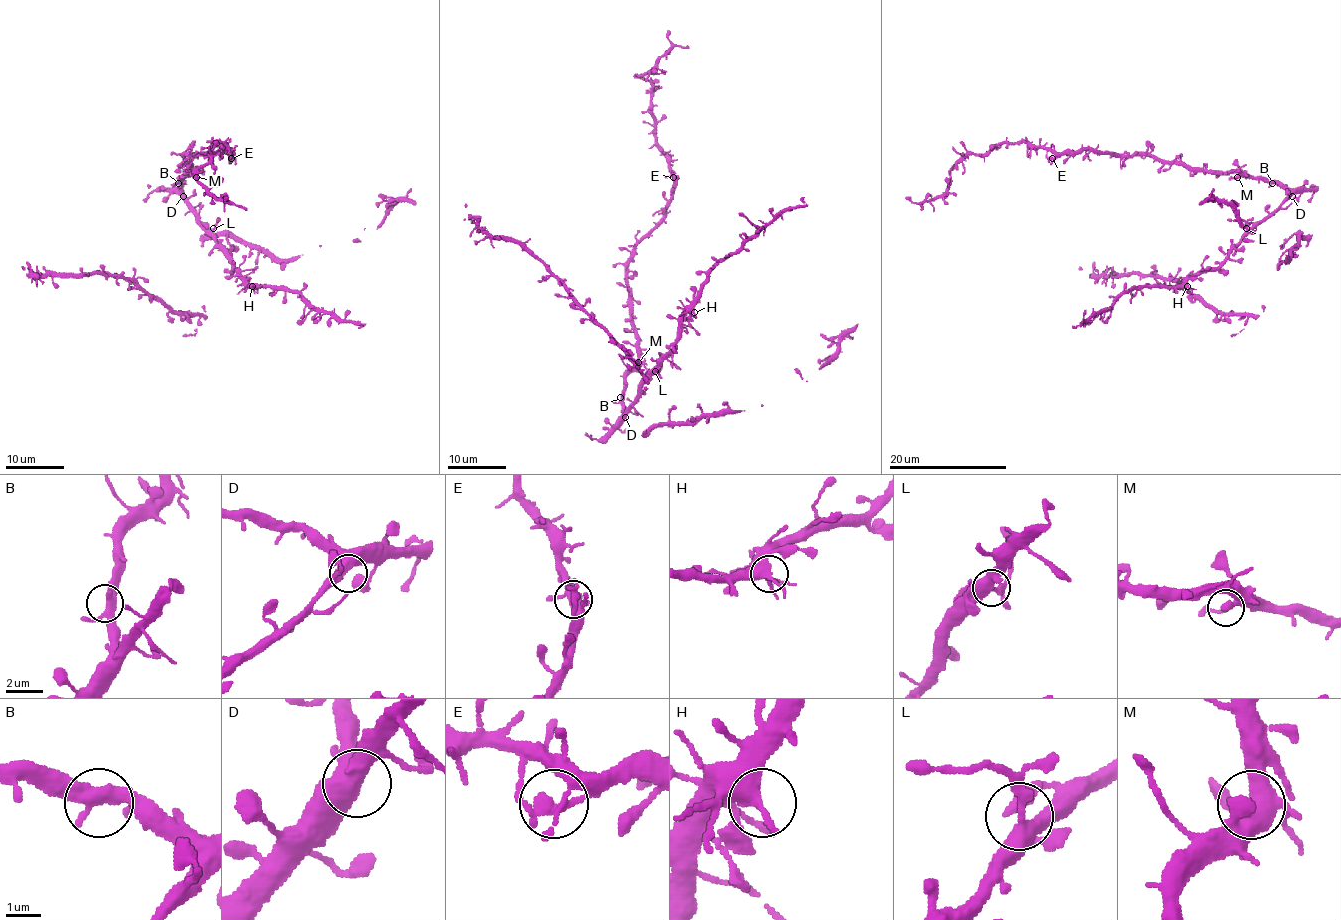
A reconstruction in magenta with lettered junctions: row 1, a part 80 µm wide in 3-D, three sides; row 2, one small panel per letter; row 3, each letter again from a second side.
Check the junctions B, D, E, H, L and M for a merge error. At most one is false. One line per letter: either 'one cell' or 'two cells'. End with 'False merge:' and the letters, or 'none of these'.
B: one cell
D: one cell
E: one cell
H: one cell
L: two cells
M: one cell
False merge: L

